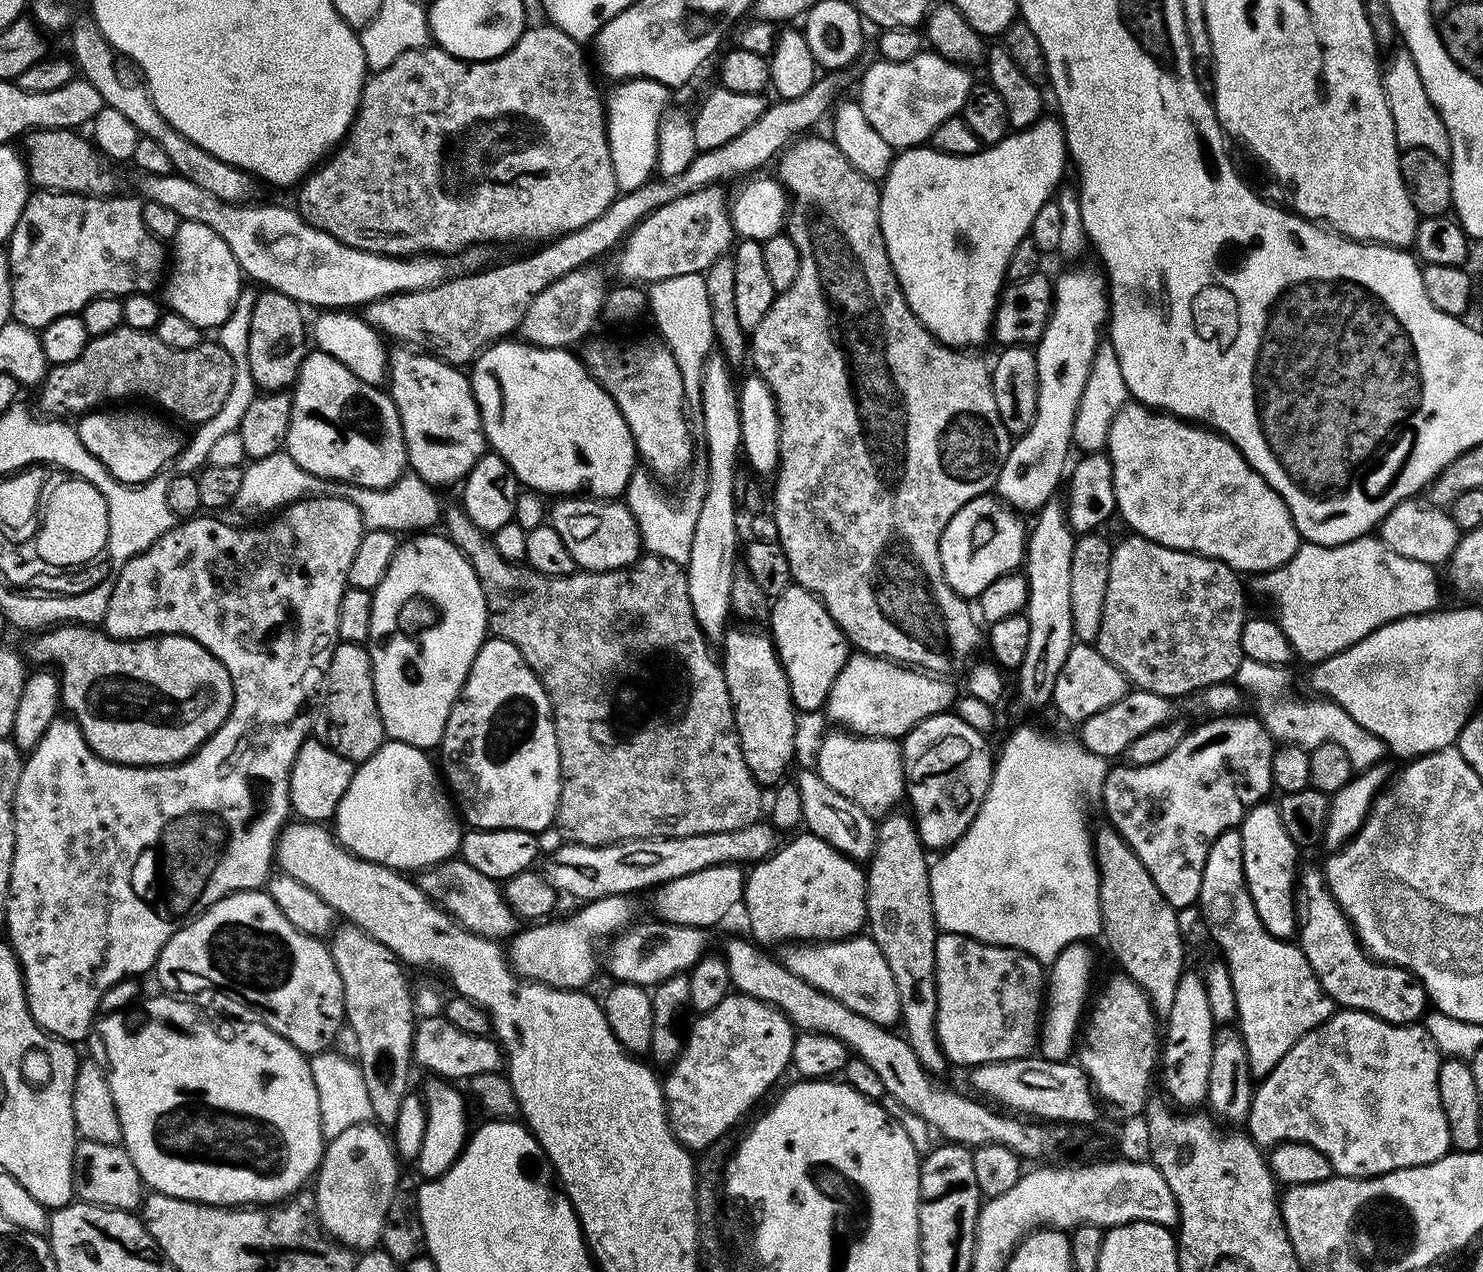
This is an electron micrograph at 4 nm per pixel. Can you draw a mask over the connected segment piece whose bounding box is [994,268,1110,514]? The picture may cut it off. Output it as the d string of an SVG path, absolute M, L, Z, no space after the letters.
M1076 268L1073 272L1064 272L1054 280L1054 299L1052 317L1048 319L1046 330L1039 344L1035 345L1036 365L1038 366L1038 410L1030 430L1013 443L1010 454L996 479L995 495L1005 504L1021 513L1035 513L1043 504L1057 495L1056 487L1061 487L1069 467L1068 448L1072 438L1072 427L1076 421L1076 411L1080 408L1082 390L1090 374L1090 366L1097 348L1102 343L1102 325L1107 321L1110 301L1106 295L1106 280L1099 271L1087 272Z

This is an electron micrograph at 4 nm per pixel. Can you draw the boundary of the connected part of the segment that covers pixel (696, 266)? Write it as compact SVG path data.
M720 186L700 188L682 198L674 198L674 202L666 202L666 206L641 220L618 248L620 257L616 260L616 268L624 279L621 281L649 286L679 275L698 275L725 255L733 247L734 229L722 189Z

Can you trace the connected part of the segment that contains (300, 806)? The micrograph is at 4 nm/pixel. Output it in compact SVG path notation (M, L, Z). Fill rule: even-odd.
M309 738L304 741L304 745L298 750L294 758L294 766L290 770L290 802L292 803L292 812L295 813L301 821L304 822L328 822L333 819L346 794L346 790L352 781L354 765L352 761L347 760L342 754L338 754L335 747L323 744L320 740Z

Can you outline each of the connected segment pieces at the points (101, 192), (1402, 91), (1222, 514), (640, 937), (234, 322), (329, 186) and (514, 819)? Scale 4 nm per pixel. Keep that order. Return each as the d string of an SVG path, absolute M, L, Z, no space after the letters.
M38 128L29 131L22 142L28 147L26 163L28 179L37 189L46 192L73 192L79 196L115 196L116 176L107 168L105 157L94 147L91 139L80 137L71 128Z
M1400 46L1389 58L1388 64L1383 65L1382 79L1384 81L1384 93L1386 102L1390 106L1390 118L1394 118L1394 134L1396 145L1401 148L1421 148L1430 150L1444 161L1451 161L1452 147L1450 146L1450 134L1434 106L1430 102L1430 94L1426 94L1426 86L1422 86L1422 74L1418 74L1418 66L1414 66L1414 58L1408 49Z
M1125 402L1116 411L1116 416L1110 426L1110 434L1106 445L1106 455L1112 463L1114 470L1114 498L1116 499L1116 511L1119 519L1124 519L1129 524L1131 531L1138 536L1144 536L1148 540L1158 542L1167 548L1182 550L1183 552L1197 552L1199 556L1209 556L1211 560L1221 560L1226 566L1233 568L1237 574L1244 572L1256 572L1263 574L1274 568L1281 568L1300 549L1302 537L1292 521L1290 510L1286 502L1275 490L1267 484L1263 478L1246 462L1246 458L1233 446L1225 436L1196 422L1181 420L1178 416L1169 416L1168 413L1154 408L1147 408L1144 404Z
M637 923L607 941L608 949L605 952L603 949L602 964L603 967L604 964L608 967L613 981L622 984L641 984L643 988L651 989L666 978L691 972L692 967L699 960L703 960L709 951L709 929L685 924L655 923L640 925Z
M244 286L240 289L240 296L236 299L236 304L232 307L230 318L222 322L218 329L218 342L226 354L234 362L234 382L230 382L230 394L226 394L226 402L222 402L222 410L214 414L214 418L206 418L206 422L195 425L192 441L185 443L181 447L180 453L176 455L175 465L180 465L179 471L184 474L196 474L200 469L208 464L210 449L214 447L214 442L222 438L225 434L237 431L242 422L242 414L246 414L246 409L250 407L250 402L258 394L258 389L254 378L250 378L250 362L248 361L248 347L250 346L250 313L254 311L257 289L252 286Z
M547 22L542 26L538 26L537 29L525 27L524 33L516 39L514 47L509 52L503 52L501 56L495 56L493 60L459 60L458 57L451 56L444 48L439 46L410 50L406 54L402 54L402 58L394 58L394 62L390 62L390 66L386 66L386 70L378 70L365 79L364 89L360 92L360 105L356 111L356 117L352 120L352 125L348 127L347 136L336 145L334 151L323 163L313 168L304 177L298 188L300 193L297 194L296 201L294 201L296 211L300 213L301 218L310 226L330 234L338 242L342 242L346 246L357 248L363 252L373 252L379 256L398 256L401 258L419 256L424 253L448 254L444 252L457 252L457 254L460 254L473 246L485 246L484 244L490 243L491 240L540 240L536 242L544 242L549 238L562 236L565 232L573 232L590 222L594 222L594 218L598 218L615 202L618 189L614 178L614 162L610 158L610 146L608 145L606 104L602 99L602 92L600 96L599 90L596 89L596 80L592 77L592 72L588 69L588 60L584 57L584 52L580 48L583 48L581 41L575 40L570 34L566 34L560 28Z
M485 639L470 666L460 699L446 718L439 752L438 764L443 779L465 825L472 828L509 828L533 834L553 827L560 801L560 751L556 745L552 703L534 670L530 670L522 654L518 654L510 641Z

